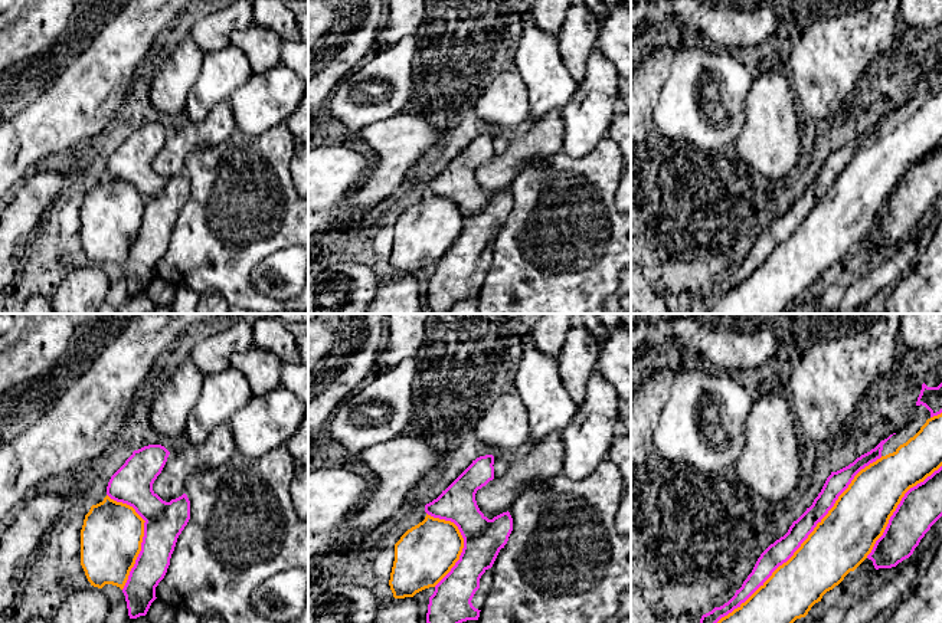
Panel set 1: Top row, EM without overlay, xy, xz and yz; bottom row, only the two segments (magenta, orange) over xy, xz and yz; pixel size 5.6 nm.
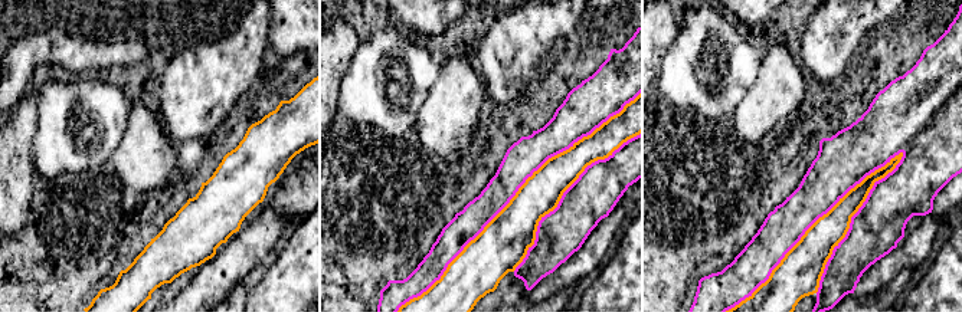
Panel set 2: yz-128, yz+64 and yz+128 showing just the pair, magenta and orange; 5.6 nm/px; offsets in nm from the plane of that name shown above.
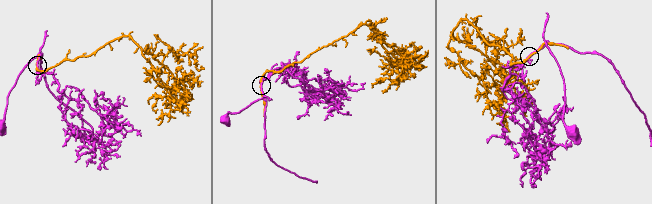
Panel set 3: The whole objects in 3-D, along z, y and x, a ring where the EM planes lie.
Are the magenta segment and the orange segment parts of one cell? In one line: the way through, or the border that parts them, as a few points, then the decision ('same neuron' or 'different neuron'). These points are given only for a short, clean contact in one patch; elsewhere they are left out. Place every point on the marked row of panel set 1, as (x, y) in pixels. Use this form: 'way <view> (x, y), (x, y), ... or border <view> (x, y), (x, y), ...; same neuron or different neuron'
different neuron

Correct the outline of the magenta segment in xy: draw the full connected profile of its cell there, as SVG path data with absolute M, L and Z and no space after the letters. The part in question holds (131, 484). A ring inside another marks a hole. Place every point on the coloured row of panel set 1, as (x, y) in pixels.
M148 445L134 450L111 476L107 486L107 495L111 499L133 506L145 521L141 551L122 588L130 619L145 616L151 603L157 599L156 587L164 578L177 538L190 519L190 501L186 494L166 502L153 491L153 483L161 473L169 455L170 452L161 445Z

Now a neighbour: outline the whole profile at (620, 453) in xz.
M631 435L615 437L608 459L622 475L622 495L615 514L615 528L622 535L631 535Z

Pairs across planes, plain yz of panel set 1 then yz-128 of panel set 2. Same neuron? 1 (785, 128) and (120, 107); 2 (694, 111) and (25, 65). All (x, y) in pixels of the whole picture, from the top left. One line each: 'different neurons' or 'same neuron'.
1: different neurons
2: different neurons

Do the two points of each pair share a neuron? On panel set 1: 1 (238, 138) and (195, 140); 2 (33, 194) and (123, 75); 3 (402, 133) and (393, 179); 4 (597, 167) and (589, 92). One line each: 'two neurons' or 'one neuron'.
1: two neurons
2: two neurons
3: one neuron
4: two neurons

